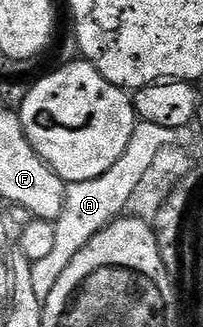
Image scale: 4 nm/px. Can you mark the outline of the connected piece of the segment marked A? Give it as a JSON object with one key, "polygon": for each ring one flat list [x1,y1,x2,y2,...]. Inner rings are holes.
{"polygon":[[137,120,134,127,134,135,130,135,130,143,126,143,126,151,122,151,122,159,110,167,110,171,102,171,98,179,86,179,85,181,71,182,64,190,64,209,54,222,54,248,47,254,46,259,33,261,30,275,34,286,34,292,42,302,48,298,50,291,54,291,54,283,62,276,62,271,70,267,74,255,94,239,106,226,112,224,127,210,132,196,138,191,138,185,146,177,146,171,154,163,158,151,171,145,183,146,185,144,183,129,171,129,170,127,158,127,158,123,146,123]]}

